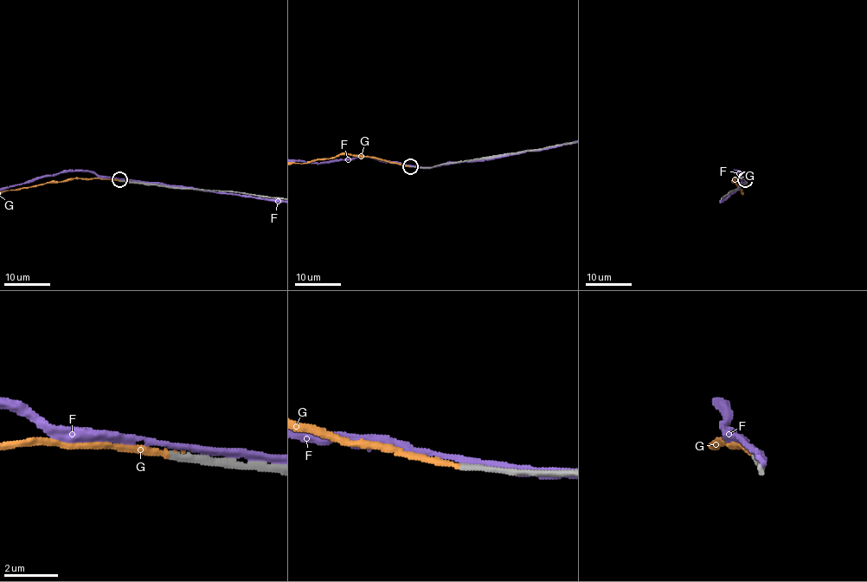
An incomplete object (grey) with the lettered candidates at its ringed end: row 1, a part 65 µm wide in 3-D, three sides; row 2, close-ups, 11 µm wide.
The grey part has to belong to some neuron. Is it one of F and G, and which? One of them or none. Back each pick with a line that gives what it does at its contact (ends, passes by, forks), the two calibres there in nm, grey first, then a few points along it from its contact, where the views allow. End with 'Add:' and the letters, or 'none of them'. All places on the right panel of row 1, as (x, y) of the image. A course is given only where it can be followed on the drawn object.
G: it ends there; 260 nm thick on the grey side, 170 nm on the other
Add: G

